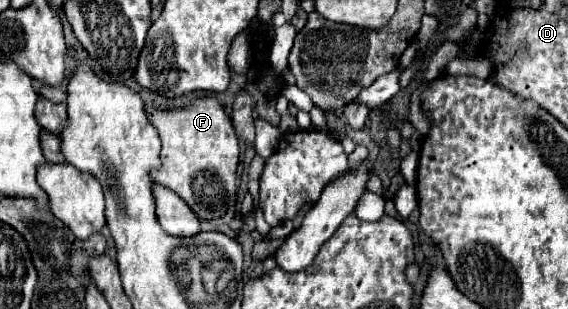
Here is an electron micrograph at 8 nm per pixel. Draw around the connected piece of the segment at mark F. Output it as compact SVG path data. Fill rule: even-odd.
M216 95L196 97L184 107L162 111L154 103L146 103L146 113L162 139L162 165L150 171L154 183L160 183L178 193L198 219L218 219L226 213L236 193L238 169L238 137L232 121L226 115Z

